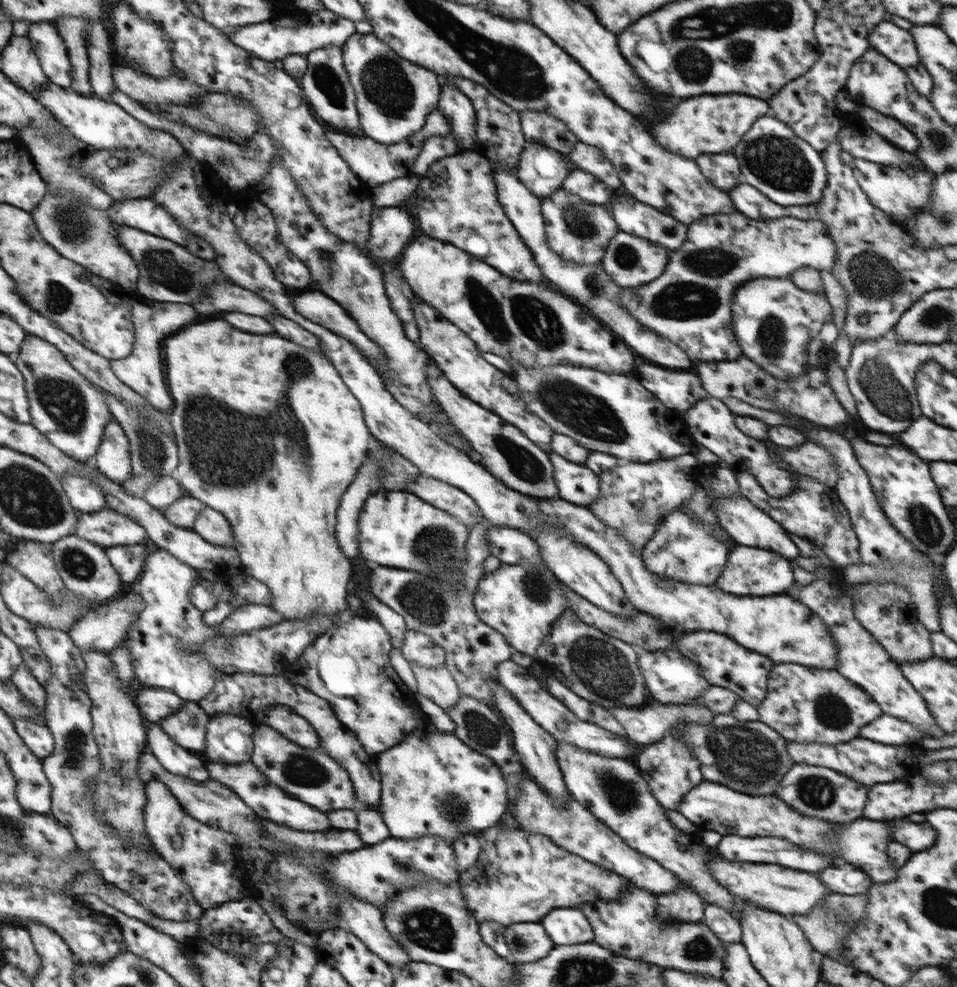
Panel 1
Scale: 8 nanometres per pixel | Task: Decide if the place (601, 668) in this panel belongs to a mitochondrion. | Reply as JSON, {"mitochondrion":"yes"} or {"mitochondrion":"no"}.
{"mitochondrion":"yes"}

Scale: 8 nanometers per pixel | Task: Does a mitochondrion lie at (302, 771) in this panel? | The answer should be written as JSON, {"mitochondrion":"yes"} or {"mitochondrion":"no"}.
{"mitochondrion":"yes"}

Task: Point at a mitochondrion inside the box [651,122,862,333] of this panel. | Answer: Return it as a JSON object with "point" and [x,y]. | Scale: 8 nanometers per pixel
{"point":[776,160]}

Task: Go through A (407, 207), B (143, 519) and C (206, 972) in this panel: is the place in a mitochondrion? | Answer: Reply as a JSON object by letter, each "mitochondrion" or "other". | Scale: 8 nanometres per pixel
{"A":"other","B":"other","C":"other"}

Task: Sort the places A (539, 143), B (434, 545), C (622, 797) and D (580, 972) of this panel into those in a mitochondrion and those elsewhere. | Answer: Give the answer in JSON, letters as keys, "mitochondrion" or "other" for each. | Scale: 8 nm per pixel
{"A":"other","B":"mitochondrion","C":"mitochondrion","D":"mitochondrion"}

